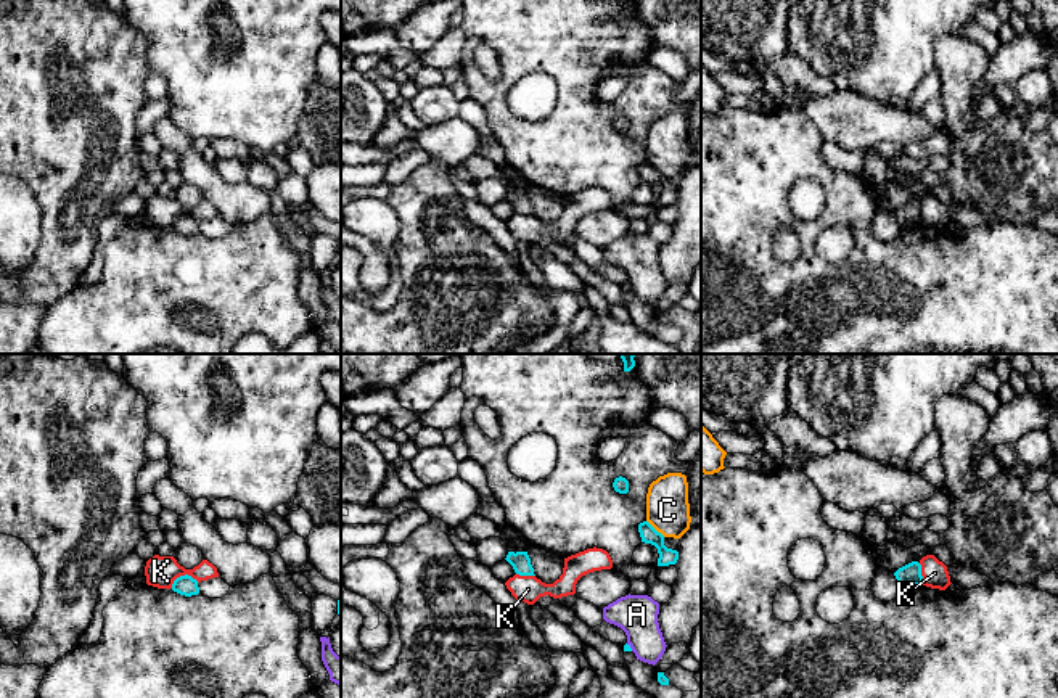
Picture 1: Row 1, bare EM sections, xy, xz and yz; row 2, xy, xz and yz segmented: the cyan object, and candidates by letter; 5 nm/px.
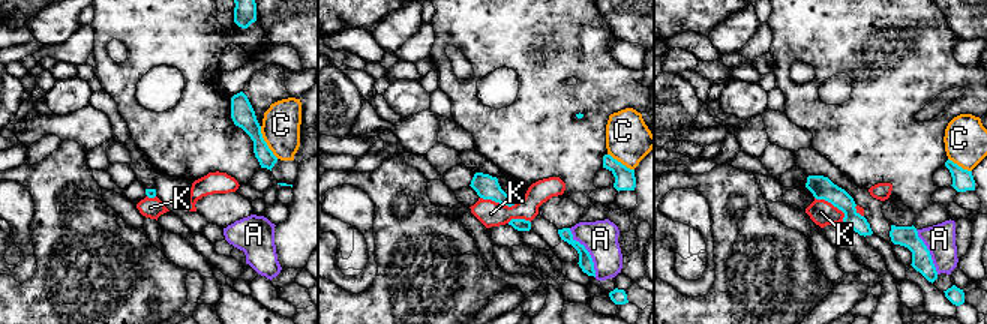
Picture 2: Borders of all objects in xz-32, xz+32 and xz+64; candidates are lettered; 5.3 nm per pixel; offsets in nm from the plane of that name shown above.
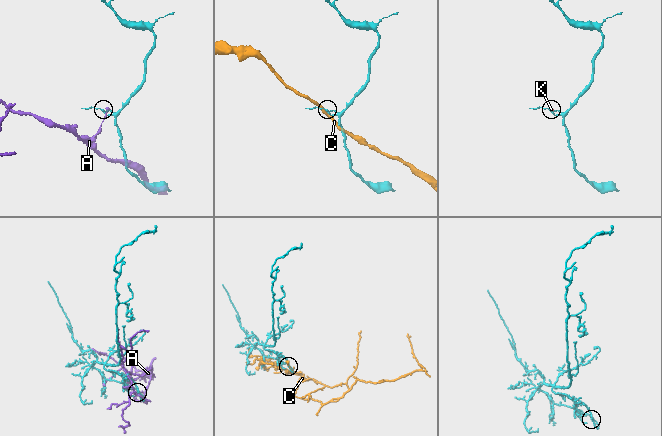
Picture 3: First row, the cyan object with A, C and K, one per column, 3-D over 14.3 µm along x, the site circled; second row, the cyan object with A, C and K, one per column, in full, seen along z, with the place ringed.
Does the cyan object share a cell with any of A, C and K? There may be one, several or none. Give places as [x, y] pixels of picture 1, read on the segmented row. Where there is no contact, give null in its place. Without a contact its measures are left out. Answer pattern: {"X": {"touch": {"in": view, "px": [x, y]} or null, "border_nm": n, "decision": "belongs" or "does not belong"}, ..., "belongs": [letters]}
{"A": {"touch": {"in": "xz", "px": [629, 647]}, "border_nm": 50, "decision": "does not belong"}, "C": {"touch": {"in": "xz", "px": [655, 529]}, "border_nm": 130, "decision": "does not belong"}, "K": {"touch": {"in": "xy", "px": [182, 576]}, "border_nm": 150, "decision": "does not belong"}, "belongs": []}

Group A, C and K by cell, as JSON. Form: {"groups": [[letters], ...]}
{"groups": [["A"], ["C"], ["K"]]}

